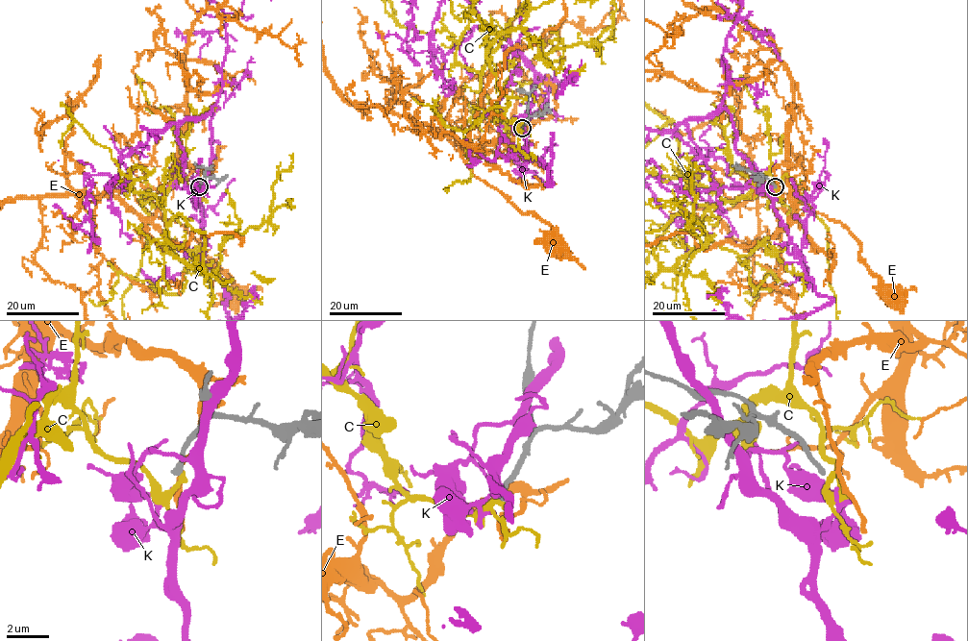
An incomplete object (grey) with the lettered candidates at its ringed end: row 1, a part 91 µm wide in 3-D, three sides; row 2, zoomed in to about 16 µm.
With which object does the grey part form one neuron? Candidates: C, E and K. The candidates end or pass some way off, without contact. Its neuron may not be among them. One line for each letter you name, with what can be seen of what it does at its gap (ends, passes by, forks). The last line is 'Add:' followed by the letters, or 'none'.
Add: none

